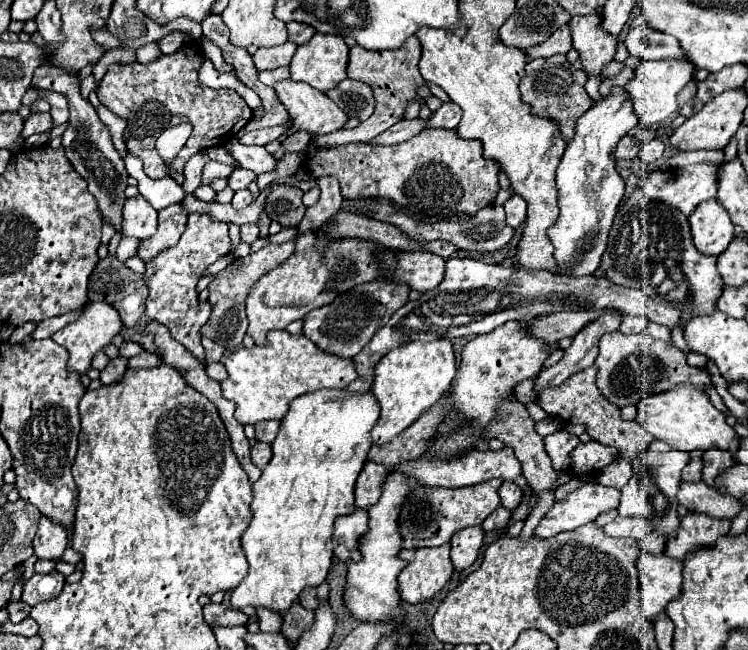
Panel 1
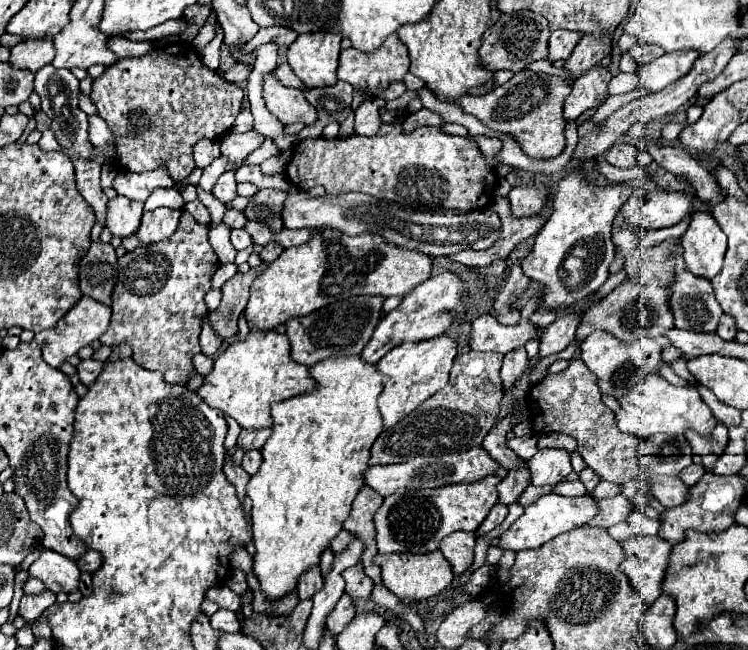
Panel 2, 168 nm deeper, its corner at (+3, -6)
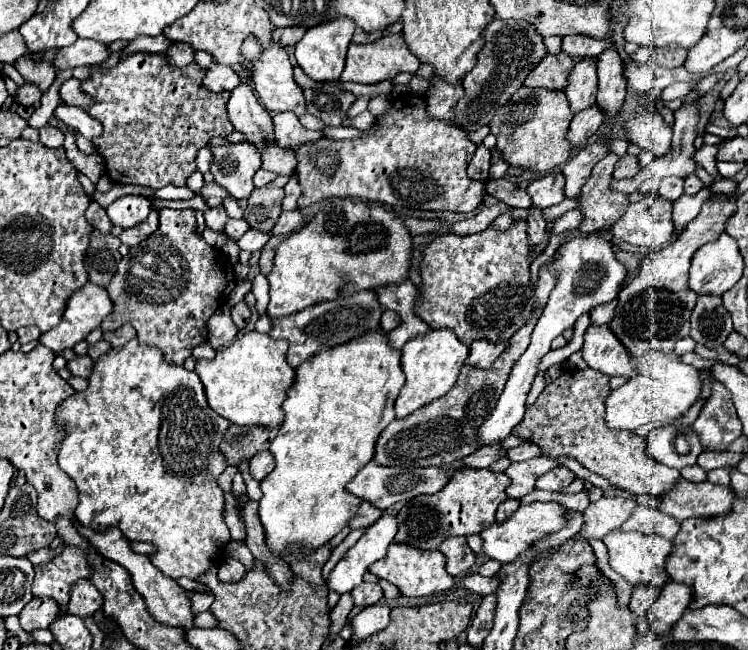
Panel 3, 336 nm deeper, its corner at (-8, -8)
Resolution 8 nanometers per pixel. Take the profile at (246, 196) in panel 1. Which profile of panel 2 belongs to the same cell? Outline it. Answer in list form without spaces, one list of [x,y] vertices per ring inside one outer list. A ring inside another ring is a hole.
[[[226,209],[226,213],[224,213],[224,223],[226,223],[230,229],[244,227],[246,221],[248,221],[248,219],[244,217],[244,211],[240,211],[240,209]]]

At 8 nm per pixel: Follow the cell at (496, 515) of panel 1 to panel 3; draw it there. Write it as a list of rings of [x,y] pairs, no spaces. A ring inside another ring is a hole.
[[[507,499],[507,501],[503,501],[503,503],[499,505],[499,509],[497,509],[497,521],[505,521],[507,517],[511,517],[511,515],[519,509],[519,505],[521,505],[521,501],[517,501],[517,499]]]

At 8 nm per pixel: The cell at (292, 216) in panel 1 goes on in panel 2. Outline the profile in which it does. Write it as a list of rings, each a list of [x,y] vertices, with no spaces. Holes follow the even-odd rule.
[[[260,189],[246,207],[246,217],[252,221],[264,223],[272,233],[280,233],[284,223],[280,219],[280,209],[286,201],[286,191],[276,189]]]

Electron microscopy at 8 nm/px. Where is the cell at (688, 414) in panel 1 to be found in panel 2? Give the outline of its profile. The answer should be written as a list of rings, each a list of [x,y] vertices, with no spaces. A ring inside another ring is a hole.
[[[646,377],[640,385],[634,387],[632,393],[626,397],[618,399],[622,405],[620,411],[616,413],[616,423],[622,433],[636,435],[640,439],[648,439],[656,433],[666,433],[666,435],[684,435],[686,431],[696,431],[700,435],[712,435],[712,429],[716,427],[716,417],[712,411],[706,407],[702,397],[698,395],[696,389],[688,387],[674,387],[662,377]]]

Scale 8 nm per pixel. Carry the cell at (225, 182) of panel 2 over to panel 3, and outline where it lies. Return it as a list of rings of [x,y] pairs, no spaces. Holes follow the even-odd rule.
[[[205,183],[203,189],[199,191],[199,195],[205,199],[205,203],[209,207],[217,207],[223,203],[223,199],[227,197],[227,191],[223,191],[217,183]]]

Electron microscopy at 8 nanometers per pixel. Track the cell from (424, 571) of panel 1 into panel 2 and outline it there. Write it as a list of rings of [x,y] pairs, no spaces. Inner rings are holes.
[[[440,551],[426,553],[426,555],[410,555],[410,553],[382,555],[382,553],[378,553],[374,557],[374,563],[382,569],[384,585],[402,601],[420,603],[420,601],[444,591],[454,579],[454,573],[452,573],[450,565],[446,563],[446,557]]]

